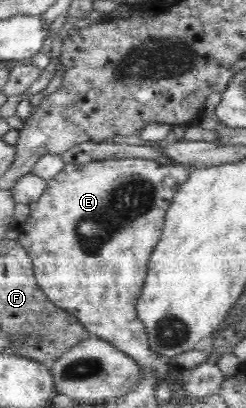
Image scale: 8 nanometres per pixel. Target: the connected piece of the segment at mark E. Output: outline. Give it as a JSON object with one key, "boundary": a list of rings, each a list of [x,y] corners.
{"boundary":[[[108,158],[103,160],[94,160],[85,164],[66,164],[60,173],[56,173],[54,177],[50,177],[47,181],[46,191],[40,195],[40,199],[29,204],[30,213],[27,219],[21,223],[18,231],[21,233],[18,240],[25,248],[27,255],[32,262],[34,277],[36,278],[39,288],[48,296],[48,299],[59,308],[67,311],[68,314],[74,315],[78,321],[84,325],[88,333],[92,337],[102,338],[114,344],[120,351],[127,353],[141,368],[154,368],[156,375],[160,376],[161,382],[175,378],[174,374],[177,370],[166,363],[163,363],[161,356],[155,354],[148,345],[146,328],[138,319],[135,303],[141,294],[143,283],[146,279],[148,271],[149,259],[154,251],[154,247],[158,243],[165,222],[166,212],[169,210],[170,204],[173,202],[174,196],[177,194],[178,188],[188,179],[190,175],[189,167],[183,163],[175,162],[174,165],[162,165],[151,159],[140,158]]]}

